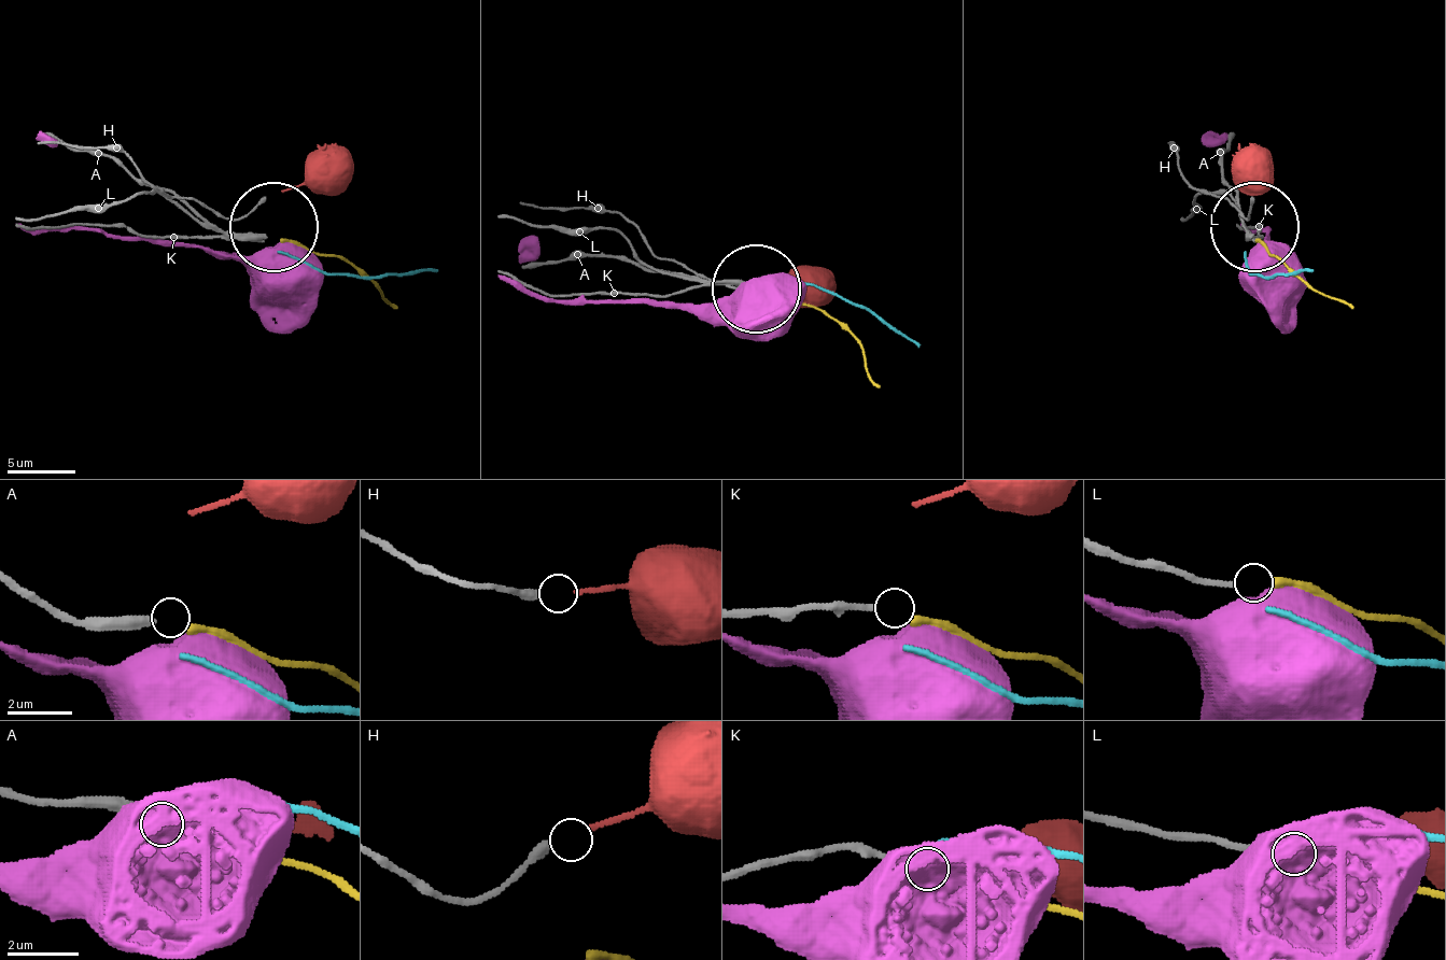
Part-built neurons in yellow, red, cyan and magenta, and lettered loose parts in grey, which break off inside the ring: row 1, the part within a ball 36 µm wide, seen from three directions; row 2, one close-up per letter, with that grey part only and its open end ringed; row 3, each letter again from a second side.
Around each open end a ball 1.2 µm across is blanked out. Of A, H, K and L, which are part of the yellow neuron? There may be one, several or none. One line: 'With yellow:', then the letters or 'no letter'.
With yellow: L

